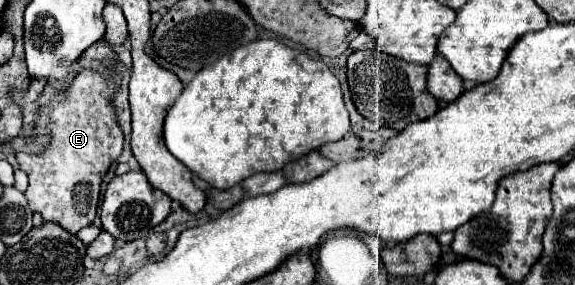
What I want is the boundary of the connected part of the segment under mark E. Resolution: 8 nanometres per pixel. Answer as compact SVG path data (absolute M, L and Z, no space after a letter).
M83 69L69 89L59 91L49 105L49 143L45 151L31 155L17 151L19 167L29 175L25 197L31 211L39 211L45 221L57 221L69 233L77 233L93 223L99 201L99 185L111 163L123 151L123 131L115 113L115 93L119 73L103 75Z

